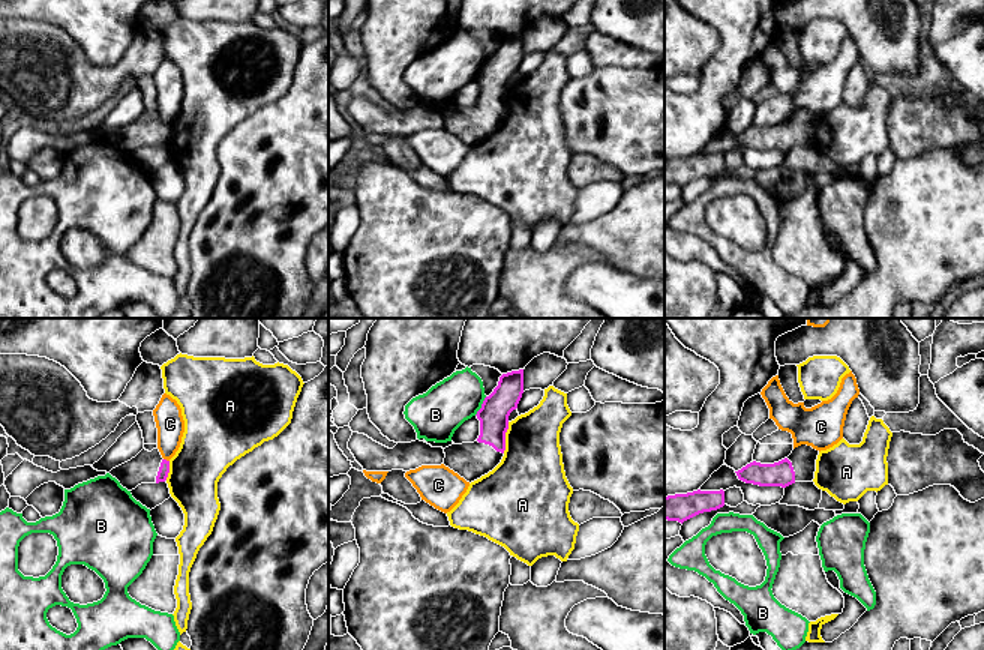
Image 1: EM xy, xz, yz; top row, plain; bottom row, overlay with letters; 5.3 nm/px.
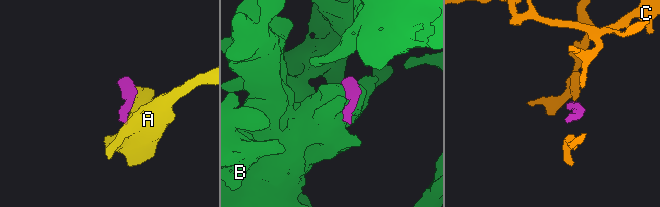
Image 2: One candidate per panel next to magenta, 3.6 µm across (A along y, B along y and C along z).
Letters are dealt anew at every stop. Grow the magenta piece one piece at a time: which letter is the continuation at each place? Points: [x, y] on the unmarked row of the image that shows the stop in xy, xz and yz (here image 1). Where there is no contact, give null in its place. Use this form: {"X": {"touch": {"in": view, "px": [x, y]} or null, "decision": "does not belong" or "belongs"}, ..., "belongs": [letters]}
{"A": {"touch": {"in": "xz", "px": [504, 101]}, "decision": "does not belong"}, "B": {"touch": {"in": "xz", "px": [482, 69]}, "decision": "does not belong"}, "C": {"touch": {"in": "xy", "px": [165, 123]}, "decision": "does not belong"}, "belongs": []}

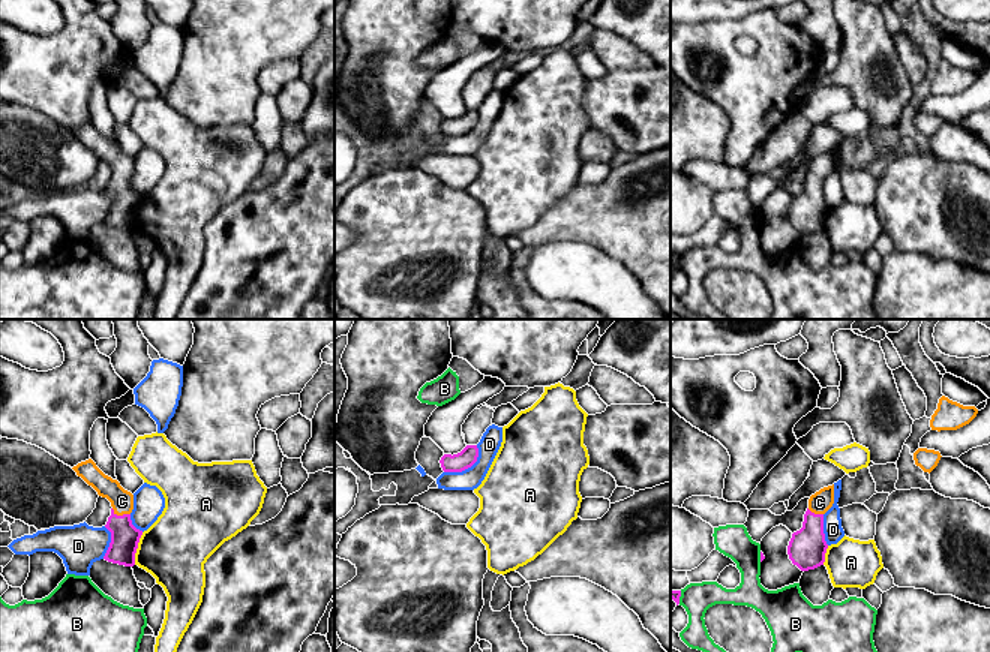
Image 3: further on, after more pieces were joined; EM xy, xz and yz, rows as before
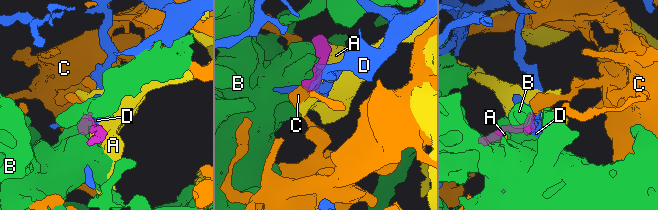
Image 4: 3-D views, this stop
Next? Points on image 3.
{"A": {"touch": {"in": "xy", "px": [137, 212]}, "decision": "does not belong"}, "B": {"touch": {"in": "yz", "px": [680, 260]}, "decision": "does not belong"}, "C": {"touch": {"in": "xy", "px": [120, 180]}, "decision": "belongs"}, "D": {"touch": {"in": "xz", "px": [467, 132]}, "decision": "does not belong"}, "belongs": ["C"]}

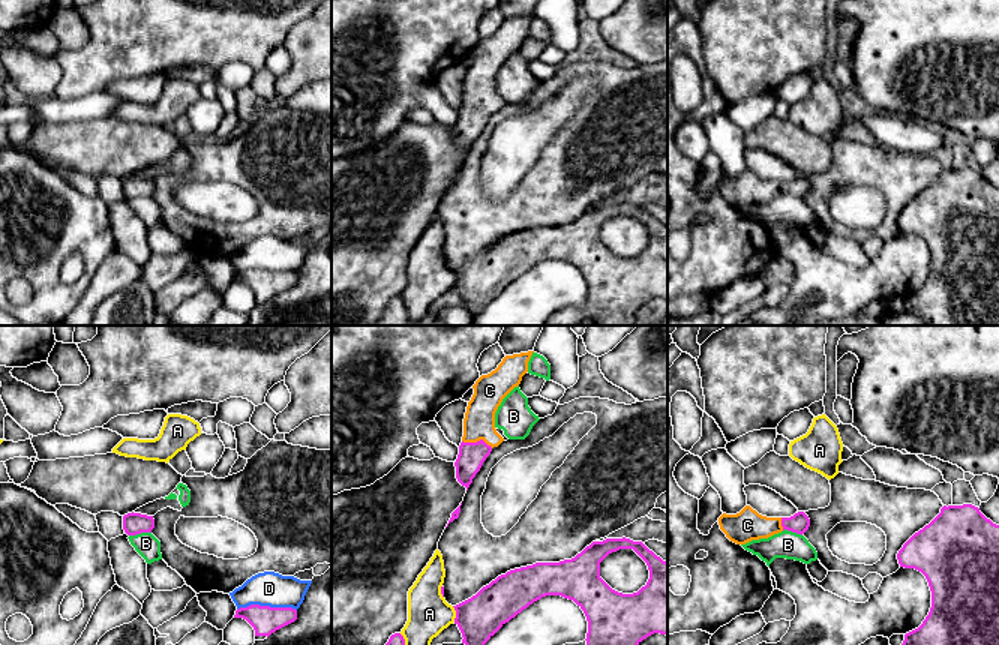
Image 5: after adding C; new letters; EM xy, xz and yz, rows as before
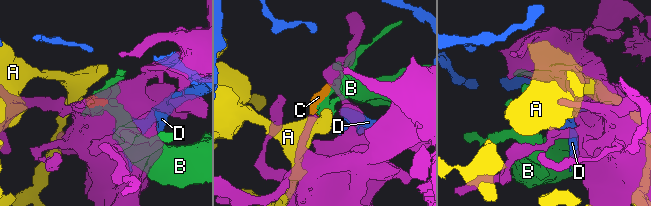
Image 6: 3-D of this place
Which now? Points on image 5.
{"A": {"touch": {"in": "xz", "px": [456, 278]}, "decision": "does not belong"}, "B": {"touch": {"in": "xy", "px": [140, 197]}, "decision": "does not belong"}, "C": {"touch": {"in": "xz", "px": [477, 105]}, "decision": "belongs"}, "D": {"touch": {"in": "xy", "px": [267, 270]}, "decision": "does not belong"}, "belongs": ["C"]}

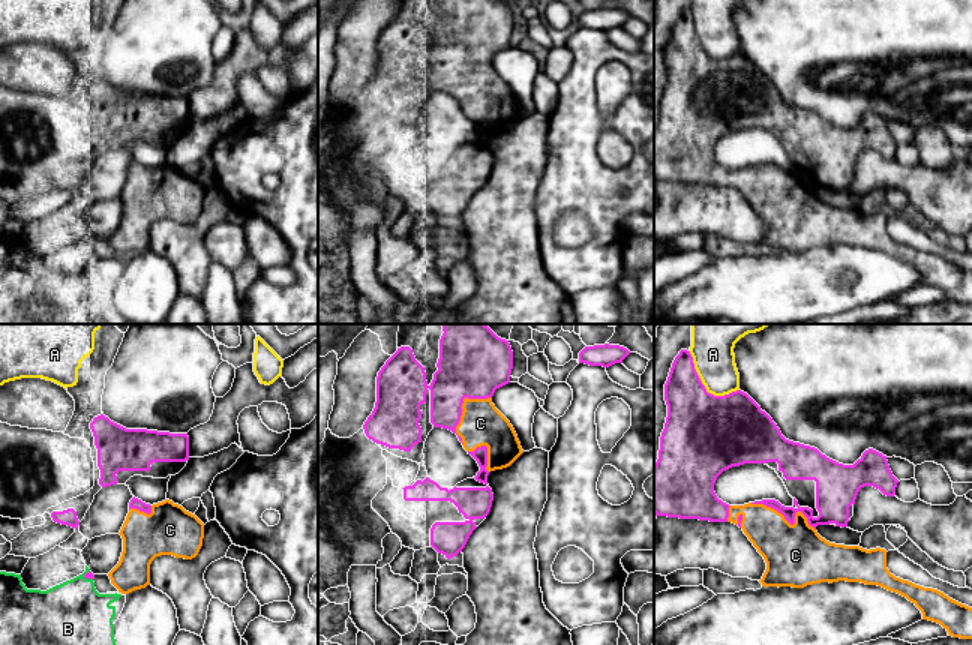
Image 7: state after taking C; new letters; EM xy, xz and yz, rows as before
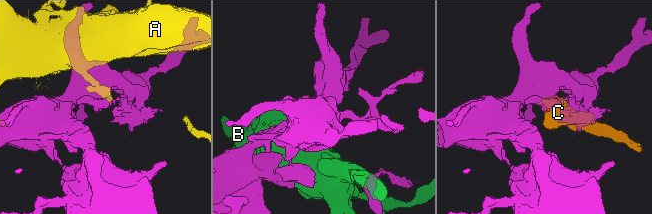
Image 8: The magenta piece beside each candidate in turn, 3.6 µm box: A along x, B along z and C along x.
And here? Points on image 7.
{"A": {"touch": {"in": "yz", "px": [704, 51]}, "decision": "does not belong"}, "B": {"touch": {"in": "xy", "px": [84, 239]}, "decision": "does not belong"}, "C": {"touch": {"in": "yz", "px": [788, 185]}, "decision": "belongs"}, "belongs": ["C"]}

